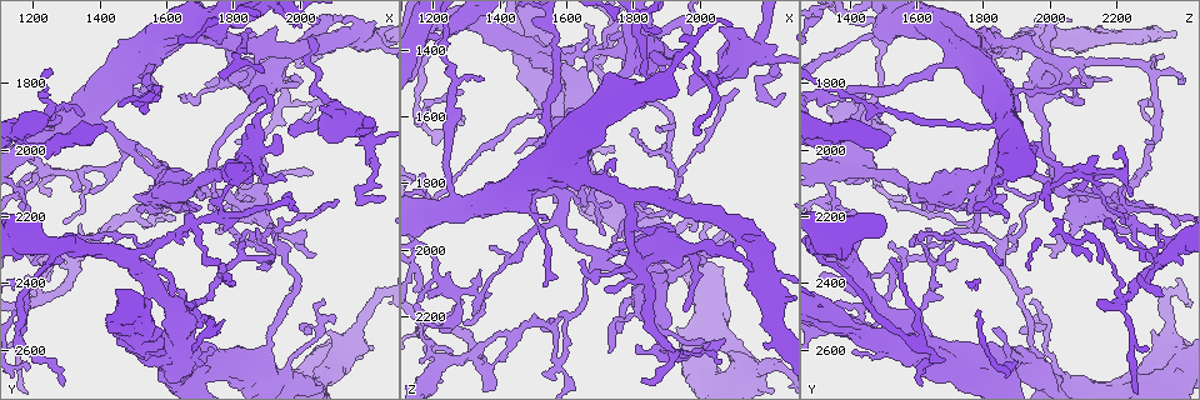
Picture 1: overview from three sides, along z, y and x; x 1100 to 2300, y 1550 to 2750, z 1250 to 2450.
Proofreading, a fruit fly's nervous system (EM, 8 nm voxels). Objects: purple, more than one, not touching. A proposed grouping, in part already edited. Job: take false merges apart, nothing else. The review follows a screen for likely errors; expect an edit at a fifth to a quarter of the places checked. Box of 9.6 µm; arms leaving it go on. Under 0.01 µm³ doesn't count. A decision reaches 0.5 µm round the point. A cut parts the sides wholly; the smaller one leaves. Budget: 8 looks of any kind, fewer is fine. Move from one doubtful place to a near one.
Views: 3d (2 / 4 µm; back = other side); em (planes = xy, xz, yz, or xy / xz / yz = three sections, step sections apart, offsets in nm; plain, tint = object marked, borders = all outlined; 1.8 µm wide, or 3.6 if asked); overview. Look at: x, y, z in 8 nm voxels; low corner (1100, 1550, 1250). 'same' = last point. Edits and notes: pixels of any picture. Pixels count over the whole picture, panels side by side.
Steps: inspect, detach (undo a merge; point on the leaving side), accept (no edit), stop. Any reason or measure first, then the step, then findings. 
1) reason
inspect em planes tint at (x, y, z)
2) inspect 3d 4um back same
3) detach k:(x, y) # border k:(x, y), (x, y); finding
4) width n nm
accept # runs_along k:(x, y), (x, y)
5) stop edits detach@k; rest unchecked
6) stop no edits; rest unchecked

thick turns thin
inspect 3d 2um back at (2220, 1970, 1430)

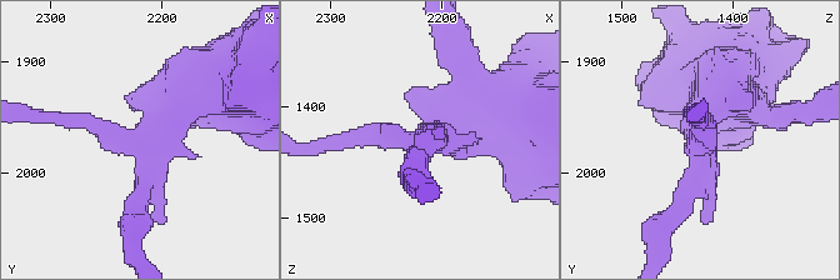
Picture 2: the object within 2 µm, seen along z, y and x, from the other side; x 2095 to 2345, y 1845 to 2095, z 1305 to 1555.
shape alone is not enough
inspect em xz step 4 tint at (2224, 1976, 1426)

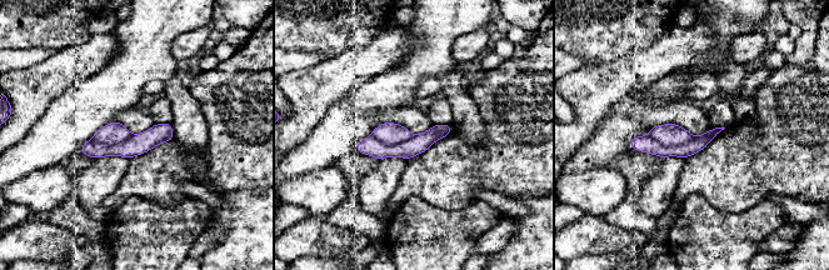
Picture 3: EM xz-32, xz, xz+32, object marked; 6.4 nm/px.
inspect em planes tint same

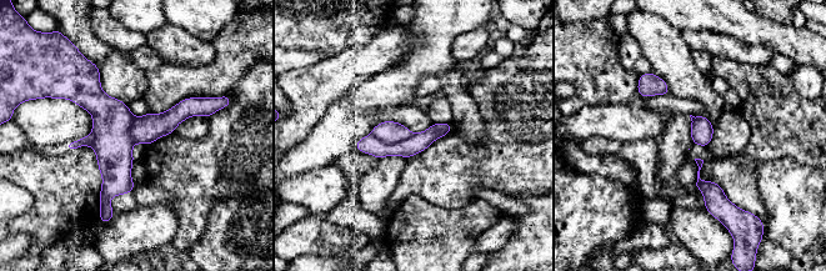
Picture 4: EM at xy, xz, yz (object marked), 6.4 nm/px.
detach 4:(416, 142) # border 4:(411, 134), (393, 144), (370, 135); a second neuron is stuck on

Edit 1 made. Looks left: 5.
inspect overview

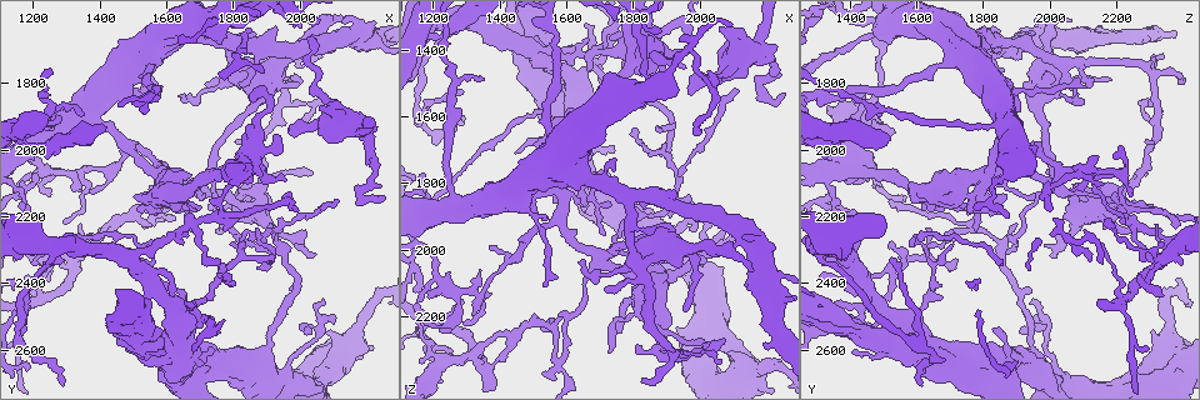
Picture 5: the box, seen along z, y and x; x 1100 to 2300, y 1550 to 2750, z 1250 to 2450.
sharp bend
inspect 3d 2um at (1810, 1760, 2050)

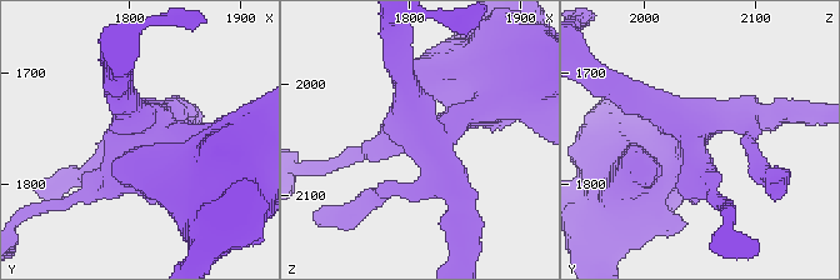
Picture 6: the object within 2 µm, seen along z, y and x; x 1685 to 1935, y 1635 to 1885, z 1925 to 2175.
inspect em planes tint at (1820, 1752, 2044)

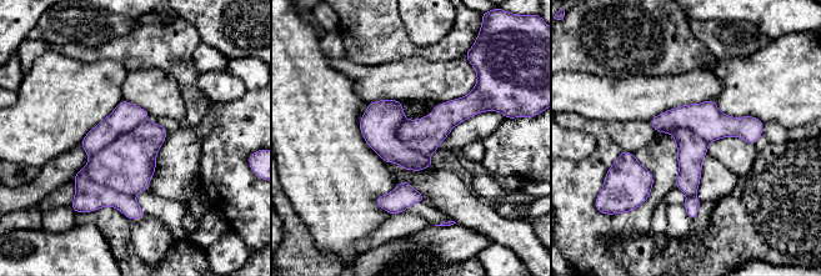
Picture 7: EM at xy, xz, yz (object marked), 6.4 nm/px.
width 300 nm
detach 7:(126, 165) # border 7:(85, 165), (90, 179), (133, 196); two neurons meet here

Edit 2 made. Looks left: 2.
inspect overview

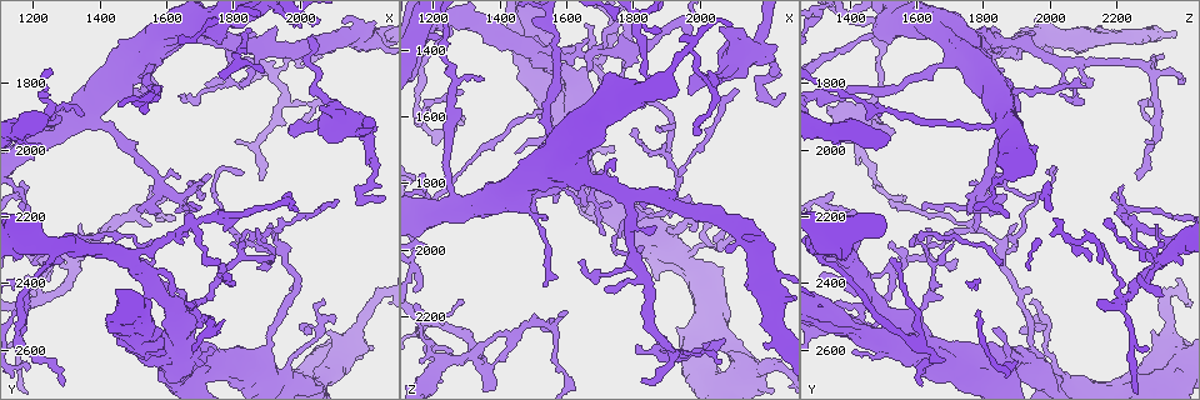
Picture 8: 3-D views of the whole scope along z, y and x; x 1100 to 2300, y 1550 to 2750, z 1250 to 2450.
branch point
inspect em 3.6um planes tint at (1520, 2180, 2220)

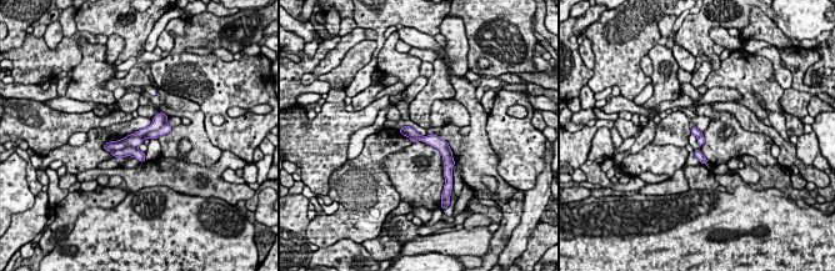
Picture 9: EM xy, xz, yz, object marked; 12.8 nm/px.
detach 9:(160, 119) # border 9:(166, 121), (144, 135), (126, 137); a second neuron is stuck on

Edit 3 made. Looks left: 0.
stop edits detach@4, detach@7, detach@9; rest unchecked

